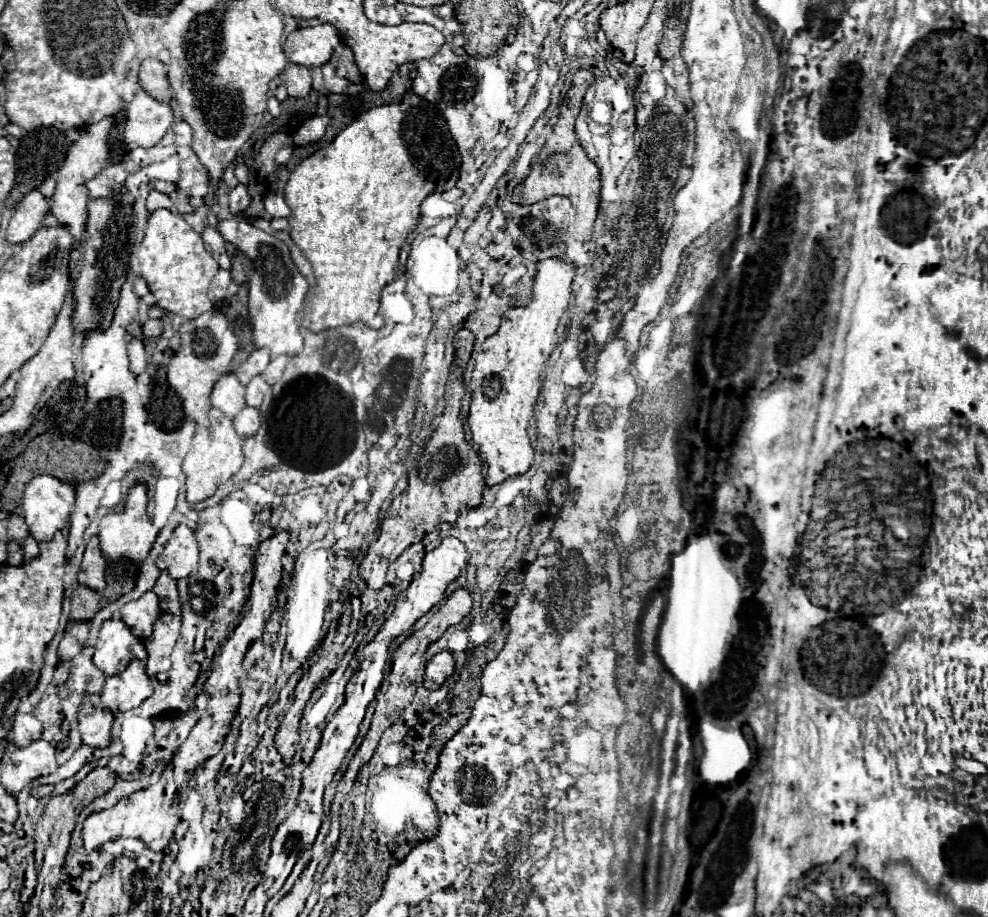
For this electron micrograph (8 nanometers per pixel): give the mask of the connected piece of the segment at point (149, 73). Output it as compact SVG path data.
M144 60L138 78L140 78L140 86L156 100L166 104L172 100L170 82L166 76L166 64L162 64L160 60Z

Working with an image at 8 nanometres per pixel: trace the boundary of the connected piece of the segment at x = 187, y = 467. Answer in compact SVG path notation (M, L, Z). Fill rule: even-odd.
M230 420L214 422L210 428L202 428L196 432L190 452L184 460L184 474L186 474L186 498L188 502L202 502L210 498L230 476L234 476L244 462L242 456L242 438L234 432Z

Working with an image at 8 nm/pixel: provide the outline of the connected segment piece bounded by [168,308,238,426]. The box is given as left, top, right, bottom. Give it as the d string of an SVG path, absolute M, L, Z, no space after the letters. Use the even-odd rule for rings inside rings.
M212 308L202 316L188 320L180 326L180 348L172 354L168 362L168 382L176 390L182 400L184 414L196 420L198 424L208 424L208 410L210 410L210 392L216 380L228 372L228 364L232 362L238 350L238 338L228 326L226 316Z

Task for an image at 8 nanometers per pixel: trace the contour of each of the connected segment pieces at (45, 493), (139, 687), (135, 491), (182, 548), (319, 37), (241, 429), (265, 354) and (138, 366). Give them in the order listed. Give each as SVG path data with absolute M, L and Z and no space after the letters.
M38 474L24 490L22 510L30 534L38 540L52 540L56 530L62 530L70 522L74 506L74 488L60 482L54 476Z
M132 660L122 674L106 678L102 690L102 706L114 714L138 708L154 692L152 680L146 674L144 660Z
M136 482L128 490L124 510L106 514L100 520L100 548L102 548L102 554L106 558L110 558L110 560L130 558L134 562L140 562L142 558L148 556L148 552L150 552L150 548L158 536L158 528L150 522L146 508L148 508L148 484Z
M180 524L172 538L166 542L160 552L156 566L166 570L174 580L186 578L198 568L198 542L194 538L194 530L186 524Z
M332 24L298 28L288 34L284 52L290 62L312 68L312 66L326 64L338 42L340 42L338 30Z
M242 408L236 416L234 416L234 428L240 436L254 436L260 428L260 412L258 408Z
M258 348L258 350L254 350L254 352L248 356L248 360L236 370L238 380L240 380L242 384L248 384L254 376L258 376L258 374L262 374L262 372L266 370L268 362L270 362L270 350L268 350L268 348Z
M130 340L128 342L128 356L130 356L130 372L134 376L140 376L146 370L146 352L144 344L140 340Z

